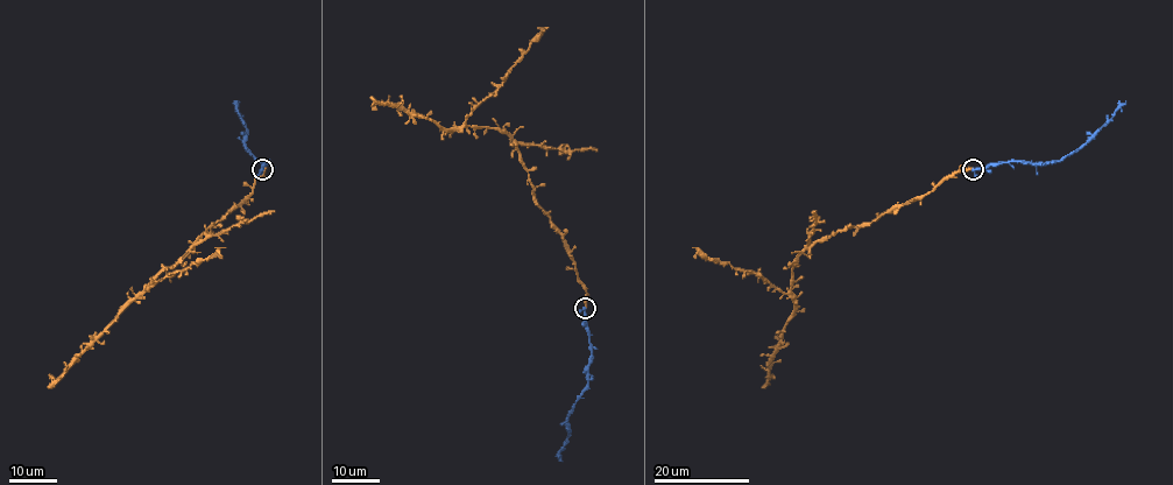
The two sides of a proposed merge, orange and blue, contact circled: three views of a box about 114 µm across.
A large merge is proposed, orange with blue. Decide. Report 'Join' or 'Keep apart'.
Join

